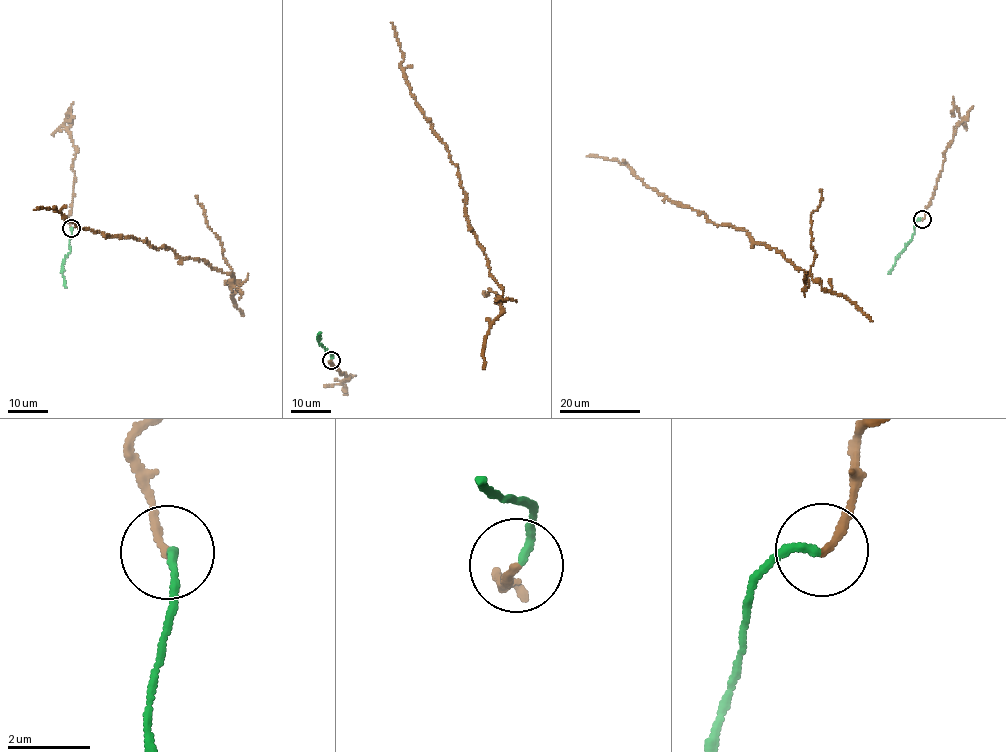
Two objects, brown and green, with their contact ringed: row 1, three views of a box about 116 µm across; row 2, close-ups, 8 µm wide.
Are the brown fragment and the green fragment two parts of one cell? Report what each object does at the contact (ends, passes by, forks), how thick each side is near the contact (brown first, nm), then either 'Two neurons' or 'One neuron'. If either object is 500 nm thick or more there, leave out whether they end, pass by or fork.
At the ring brown ends. At the ring green ends. Thickness 200 nm (brown) against 200 nm. Two neurons

